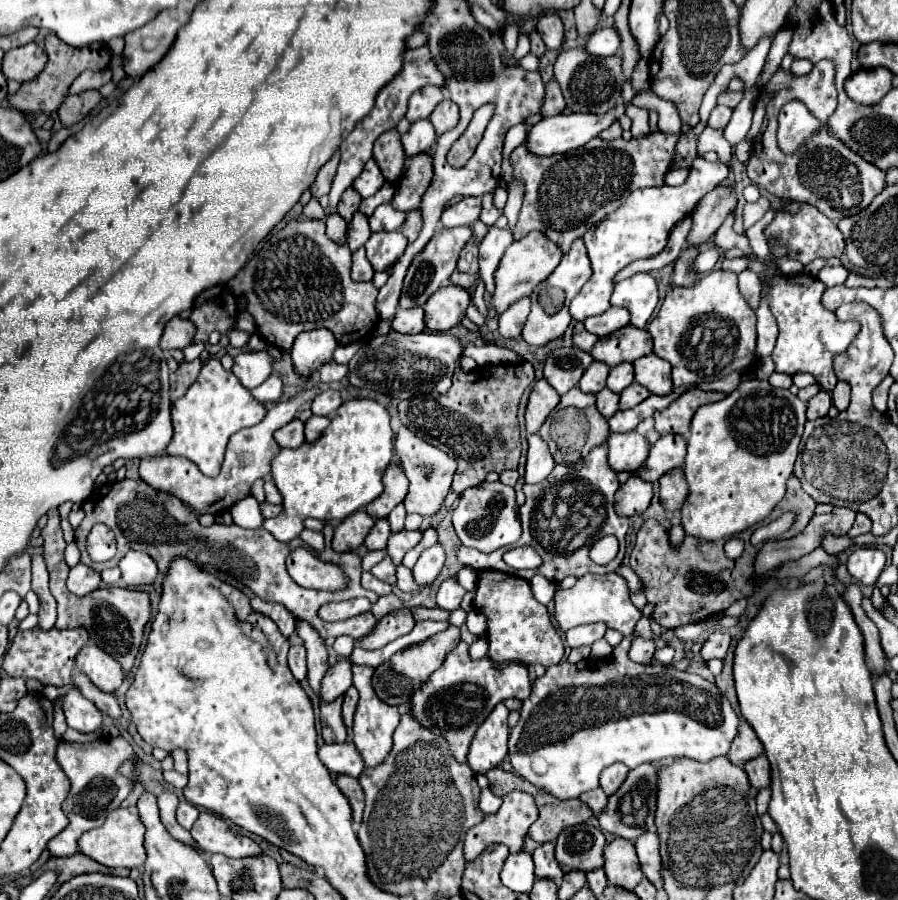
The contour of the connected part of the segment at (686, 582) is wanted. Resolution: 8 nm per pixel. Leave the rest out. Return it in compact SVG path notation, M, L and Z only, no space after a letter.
M656 519L644 521L630 555L630 567L642 579L648 603L656 605L652 619L656 619L666 629L674 629L686 623L704 621L726 611L726 607L730 607L734 601L752 597L756 589L756 575L752 571L756 549L750 545L750 533L752 529L746 531L744 555L732 561L724 553L722 539L704 541L696 537L684 537L680 549L672 551L664 527Z

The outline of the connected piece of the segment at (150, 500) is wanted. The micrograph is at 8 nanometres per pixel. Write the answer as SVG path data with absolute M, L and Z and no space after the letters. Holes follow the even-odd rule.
M124 479L124 481L116 481L112 485L108 485L106 493L102 497L92 497L92 501L96 501L92 505L92 511L88 515L88 501L84 503L84 511L86 517L80 523L80 527L76 529L76 545L80 549L80 562L91 567L97 572L102 572L106 567L116 567L118 561L132 549L144 551L148 553L162 575L166 575L172 559L176 557L184 557L200 567L216 567L232 577L236 577L240 583L244 583L256 597L272 601L272 603L282 603L294 617L300 617L304 621L308 621L320 635L322 639L326 637L340 637L340 635L348 635L352 639L362 639L366 635L372 633L374 625L378 623L376 617L372 613L362 613L358 617L346 619L346 621L338 621L338 623L326 623L318 617L318 607L330 602L342 602L357 597L368 597L370 603L378 601L378 595L364 589L360 585L360 563L362 559L358 557L358 553L348 551L348 553L336 553L332 549L332 533L330 533L330 525L326 523L324 527L324 539L326 539L326 547L320 555L320 559L324 561L336 561L342 565L342 569L346 571L346 575L350 577L350 585L346 591L340 593L326 593L326 591L314 591L314 589L304 589L300 587L296 581L292 581L292 577L286 571L286 557L290 555L290 551L294 551L296 547L308 547L300 537L292 539L290 543L282 543L276 541L266 529L242 529L238 525L222 525L222 523L214 523L210 527L202 527L198 523L198 515L184 505L180 499L176 499L170 493L164 491L156 491L150 485L146 485L144 481L134 481L134 479ZM94 523L104 523L108 527L112 527L114 535L116 535L116 543L118 543L118 553L114 559L106 561L106 563L94 563L86 553L86 535L92 529Z

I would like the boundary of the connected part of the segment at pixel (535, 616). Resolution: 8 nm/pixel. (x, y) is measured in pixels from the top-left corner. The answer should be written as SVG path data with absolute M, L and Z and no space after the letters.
M480 571L474 609L488 617L488 657L492 661L522 661L528 665L558 665L565 654L564 641L550 623L548 611L538 603L526 579L500 571Z

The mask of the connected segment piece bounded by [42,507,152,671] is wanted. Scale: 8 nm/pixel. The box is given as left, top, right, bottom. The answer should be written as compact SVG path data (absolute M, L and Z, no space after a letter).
M58 509L48 511L48 523L42 529L42 539L44 539L44 559L48 565L50 573L50 593L54 595L58 603L58 621L56 629L72 629L72 627L84 627L88 629L90 639L100 645L108 655L112 655L124 671L130 671L134 665L134 659L140 651L144 627L150 621L152 607L150 607L150 597L144 591L132 591L126 587L98 587L96 591L76 597L68 593L66 589L66 577L68 577L68 565L64 561L64 539L62 539L62 529L60 529L60 513Z

